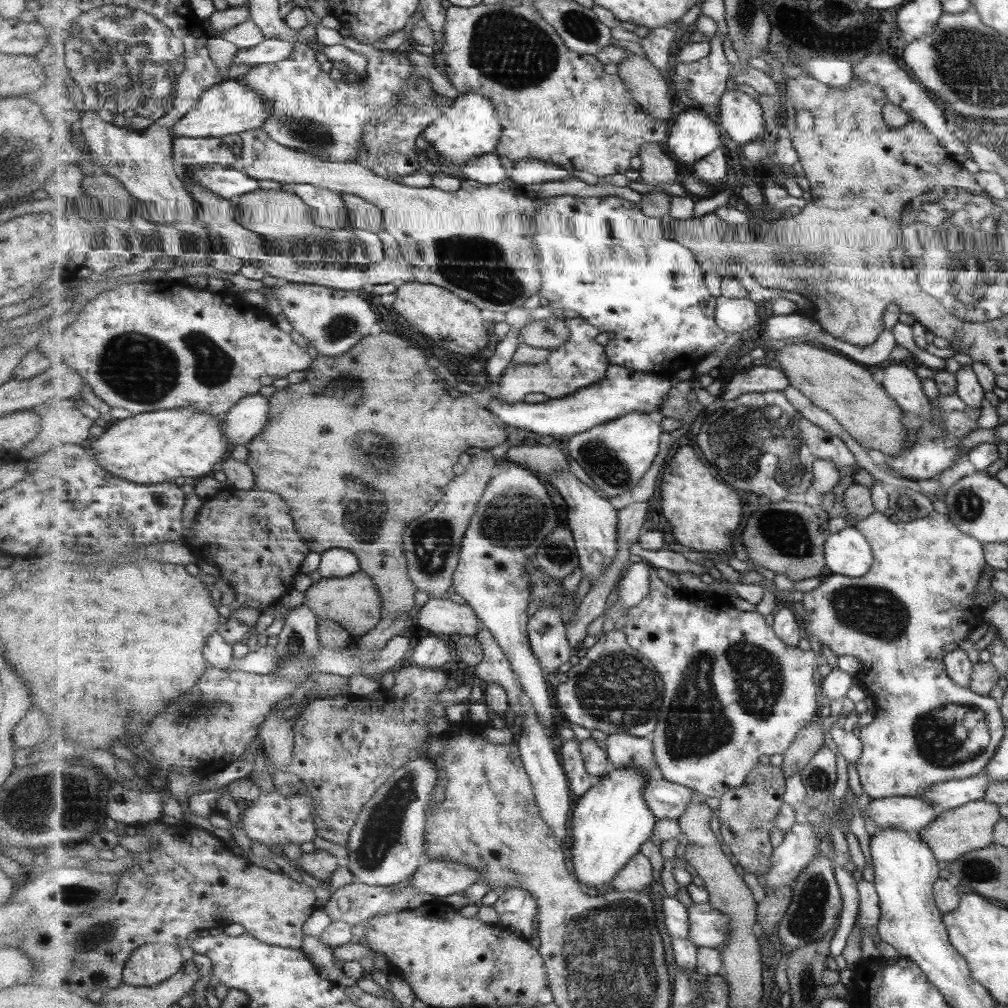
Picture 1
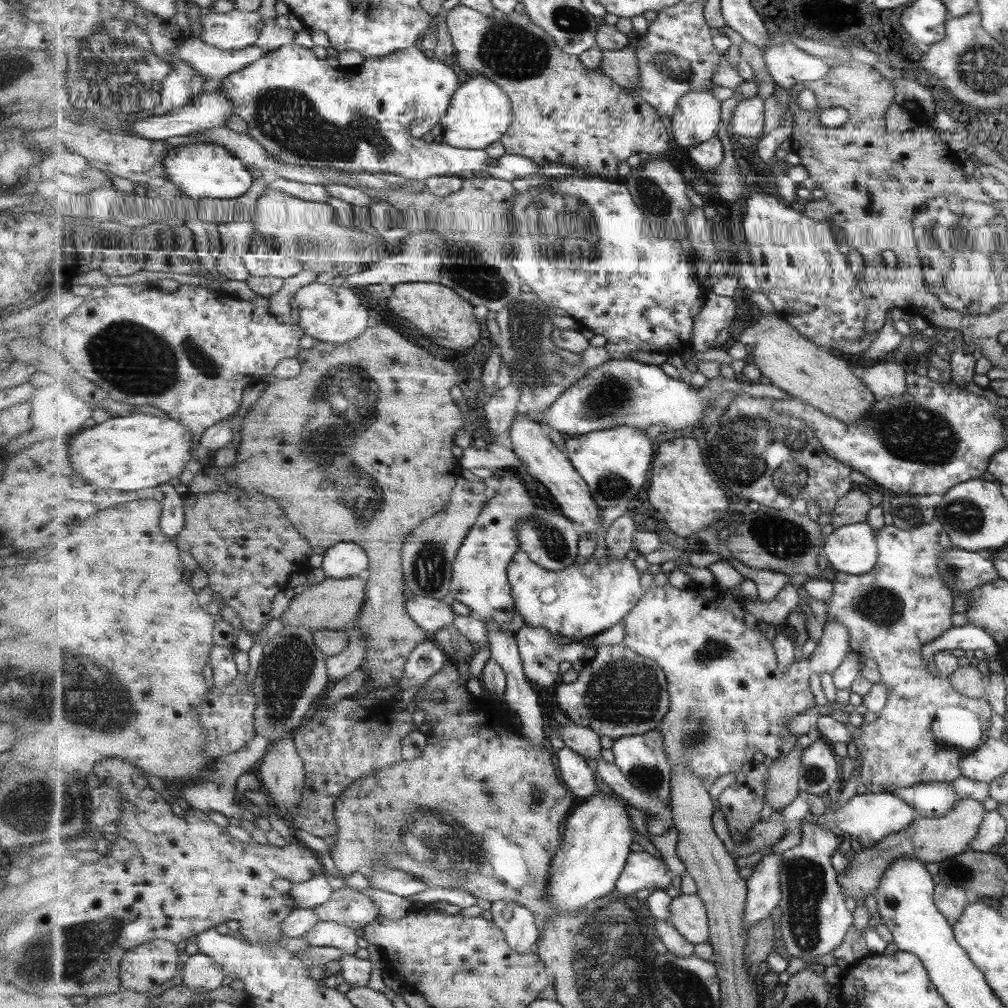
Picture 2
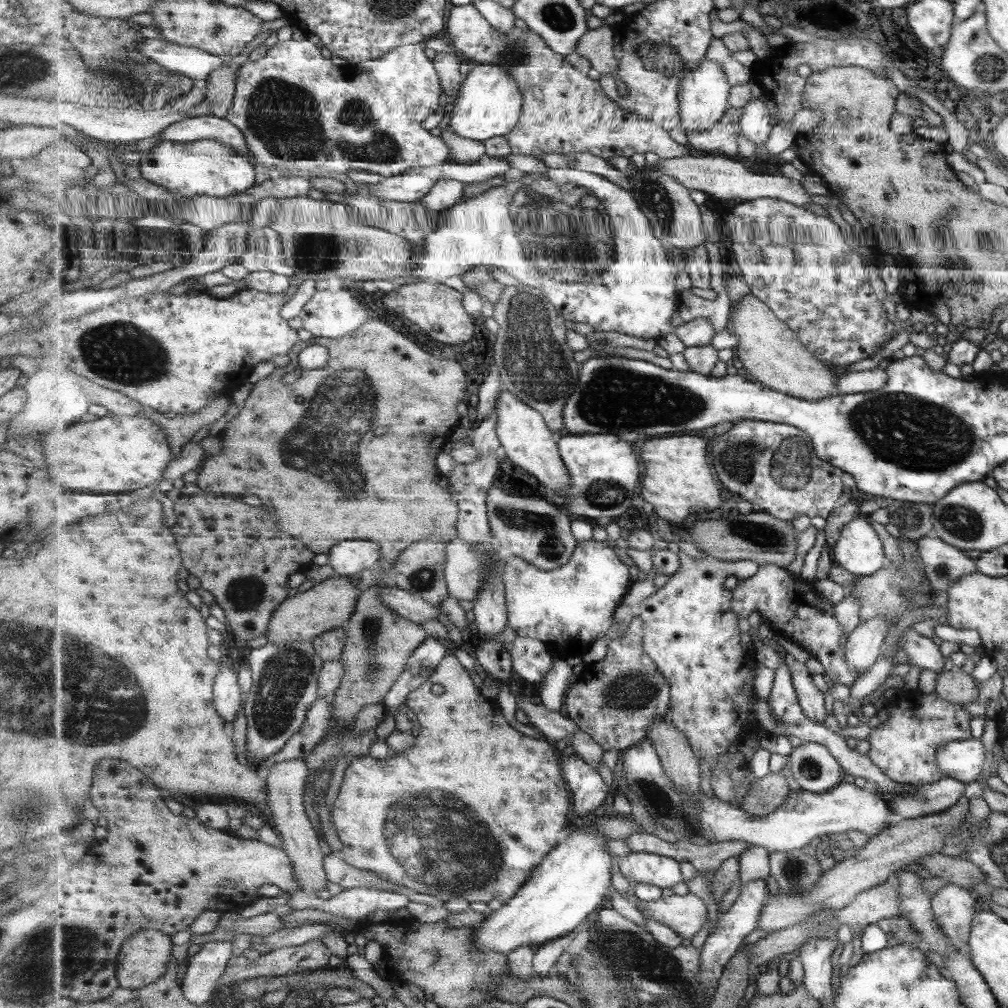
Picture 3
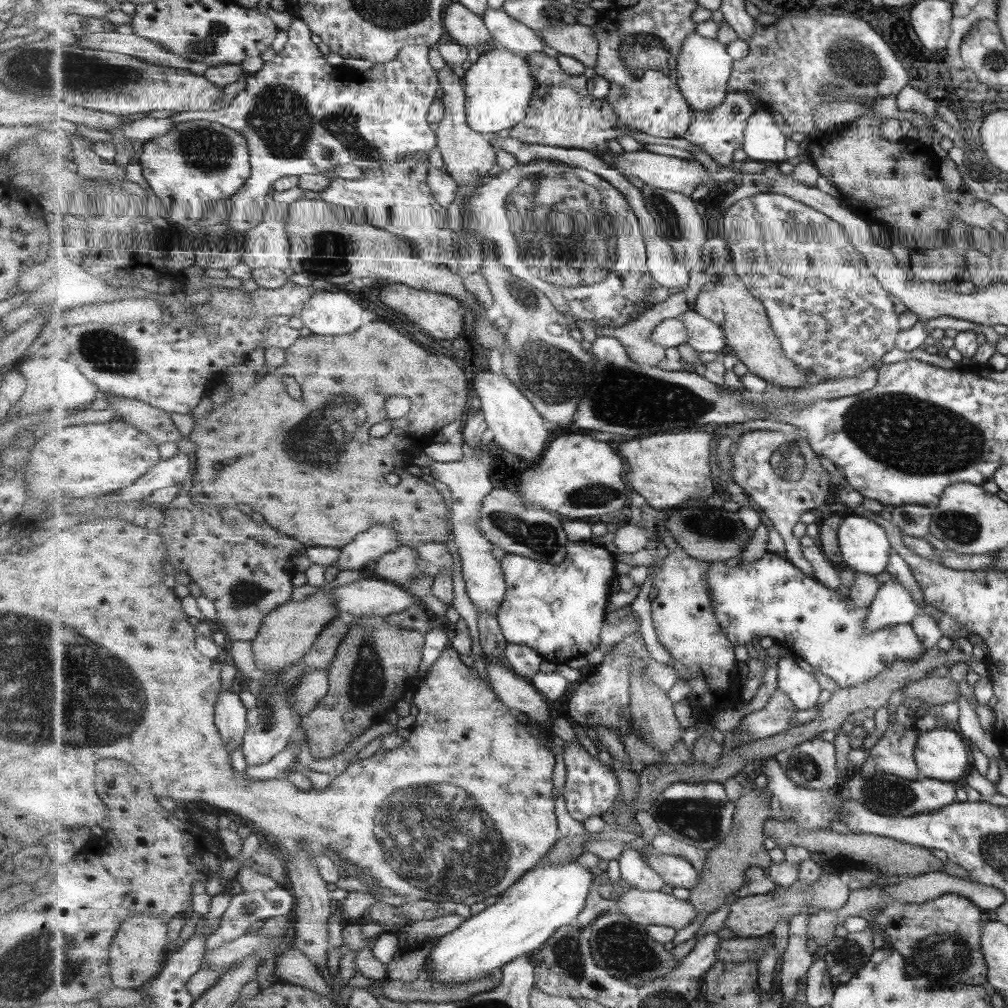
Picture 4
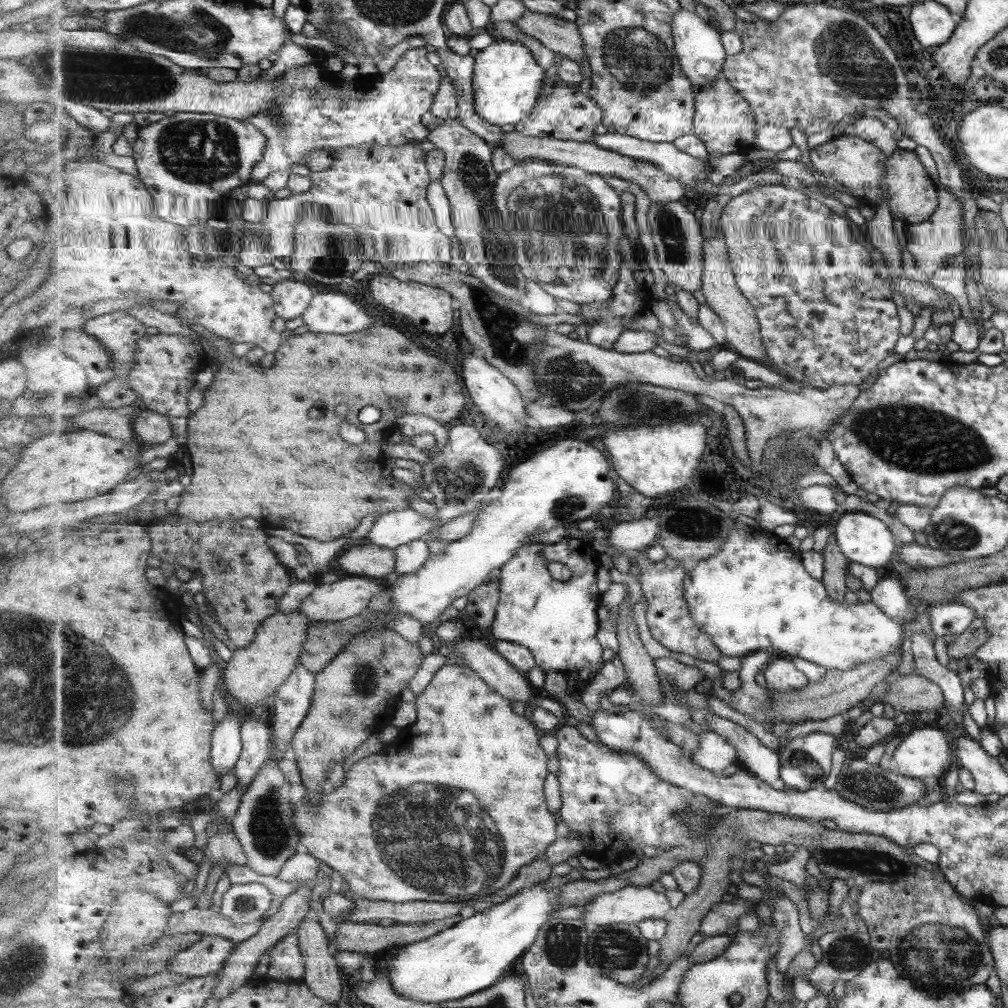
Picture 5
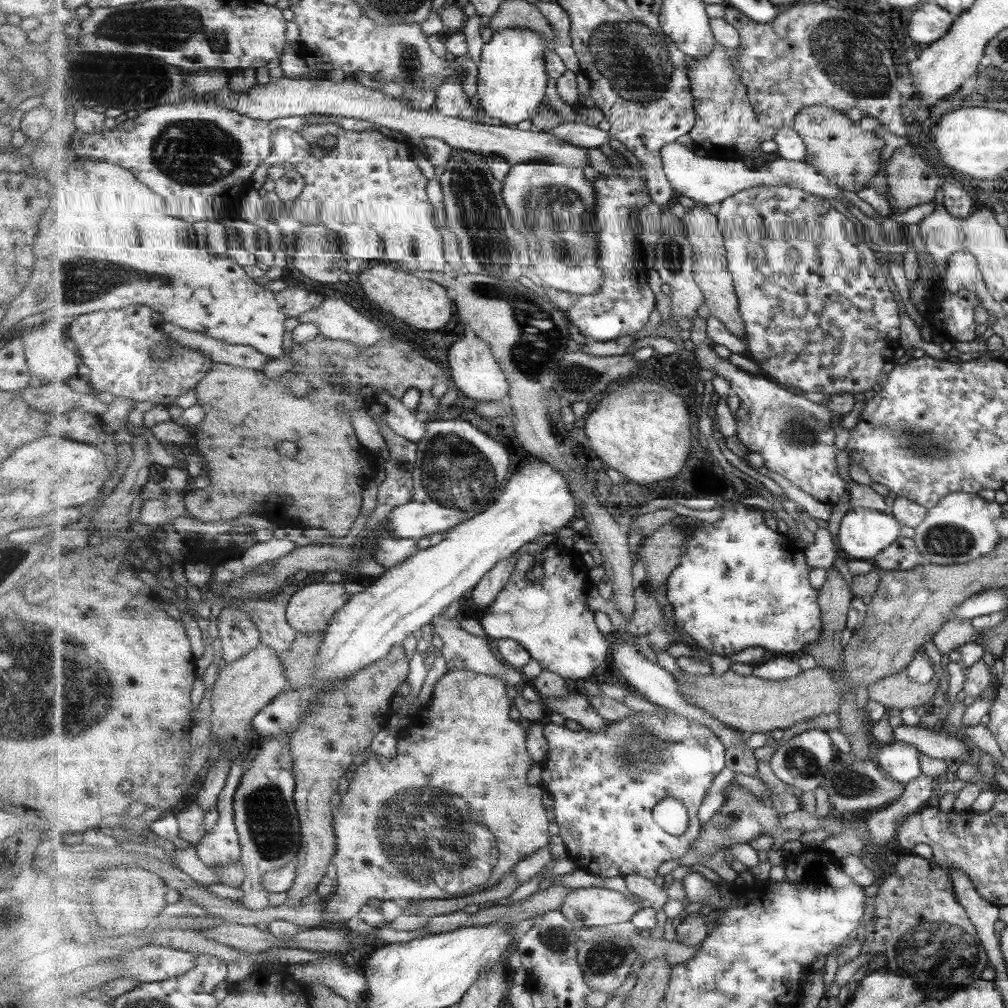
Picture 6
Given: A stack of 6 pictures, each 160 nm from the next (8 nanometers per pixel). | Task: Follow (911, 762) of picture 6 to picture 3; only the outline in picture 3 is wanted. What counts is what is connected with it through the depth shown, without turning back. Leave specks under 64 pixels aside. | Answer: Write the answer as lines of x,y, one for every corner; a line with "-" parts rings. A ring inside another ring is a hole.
969,738
965,740
954,740
937,748
935,764
937,769
945,778
954,778
957,782
973,782
979,776
984,762
984,750
979,739

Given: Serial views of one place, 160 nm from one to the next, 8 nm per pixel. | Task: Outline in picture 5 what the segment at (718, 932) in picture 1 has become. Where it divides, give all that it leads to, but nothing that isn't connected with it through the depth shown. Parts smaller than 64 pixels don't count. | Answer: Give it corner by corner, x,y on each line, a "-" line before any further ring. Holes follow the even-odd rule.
631,885
617,892
598,894
590,903
587,903
585,905
585,910
587,910
585,924
593,922
597,926
619,923
638,925
643,920
647,920
647,918
667,918
671,909
673,908
665,893
656,892
649,886

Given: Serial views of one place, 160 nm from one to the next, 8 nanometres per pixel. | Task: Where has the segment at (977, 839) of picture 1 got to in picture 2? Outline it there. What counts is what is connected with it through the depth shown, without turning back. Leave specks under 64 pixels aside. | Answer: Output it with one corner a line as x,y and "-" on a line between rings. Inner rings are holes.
964,798
956,800
954,805
939,818
922,818
913,820
905,830
885,836
871,848
861,849
855,855
850,855
849,866
838,873
838,882
846,898
859,900
876,892
880,878
884,876
888,866
900,856
912,856
919,862
943,863
948,857
963,853
968,848
968,842
977,834
977,828
984,818
983,805
975,799

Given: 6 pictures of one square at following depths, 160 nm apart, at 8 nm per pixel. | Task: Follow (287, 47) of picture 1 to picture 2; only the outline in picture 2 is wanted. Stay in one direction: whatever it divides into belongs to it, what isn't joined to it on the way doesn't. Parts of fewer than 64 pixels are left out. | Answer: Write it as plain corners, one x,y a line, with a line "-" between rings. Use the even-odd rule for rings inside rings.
193,36
181,41
174,52
174,56
188,62
209,80
223,80
265,55
256,44
241,50
221,50

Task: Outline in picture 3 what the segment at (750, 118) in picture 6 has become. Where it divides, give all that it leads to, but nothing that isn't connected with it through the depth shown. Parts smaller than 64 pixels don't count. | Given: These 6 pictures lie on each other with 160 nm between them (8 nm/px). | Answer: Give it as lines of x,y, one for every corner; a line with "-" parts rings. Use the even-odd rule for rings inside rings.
730,107
715,127
701,132
687,132
688,144
711,156
739,158
739,134
745,107

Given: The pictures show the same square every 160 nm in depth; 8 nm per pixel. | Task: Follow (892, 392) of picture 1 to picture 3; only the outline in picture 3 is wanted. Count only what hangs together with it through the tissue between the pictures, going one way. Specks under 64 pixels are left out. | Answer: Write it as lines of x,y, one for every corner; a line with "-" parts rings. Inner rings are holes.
883,365
861,371
846,372
836,380
838,394
857,394
871,392
885,384
885,371

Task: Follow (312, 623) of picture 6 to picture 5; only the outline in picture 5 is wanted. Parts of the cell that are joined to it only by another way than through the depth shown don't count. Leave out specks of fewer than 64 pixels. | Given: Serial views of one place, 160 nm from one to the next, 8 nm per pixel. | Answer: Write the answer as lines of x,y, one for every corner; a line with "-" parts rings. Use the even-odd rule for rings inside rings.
348,576
334,583
318,584
318,587
301,601
299,611
311,624
344,621
369,611
369,600
377,592
387,590
370,582
366,577

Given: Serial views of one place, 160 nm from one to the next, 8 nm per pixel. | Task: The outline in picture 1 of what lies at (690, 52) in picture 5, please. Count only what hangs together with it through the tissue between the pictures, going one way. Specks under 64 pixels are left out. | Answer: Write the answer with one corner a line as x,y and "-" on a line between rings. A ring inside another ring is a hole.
699,106
689,107
677,115
672,124
665,147
668,147
676,160
687,166
694,166
701,158
708,157
717,147
721,146
721,126
714,116
707,116

